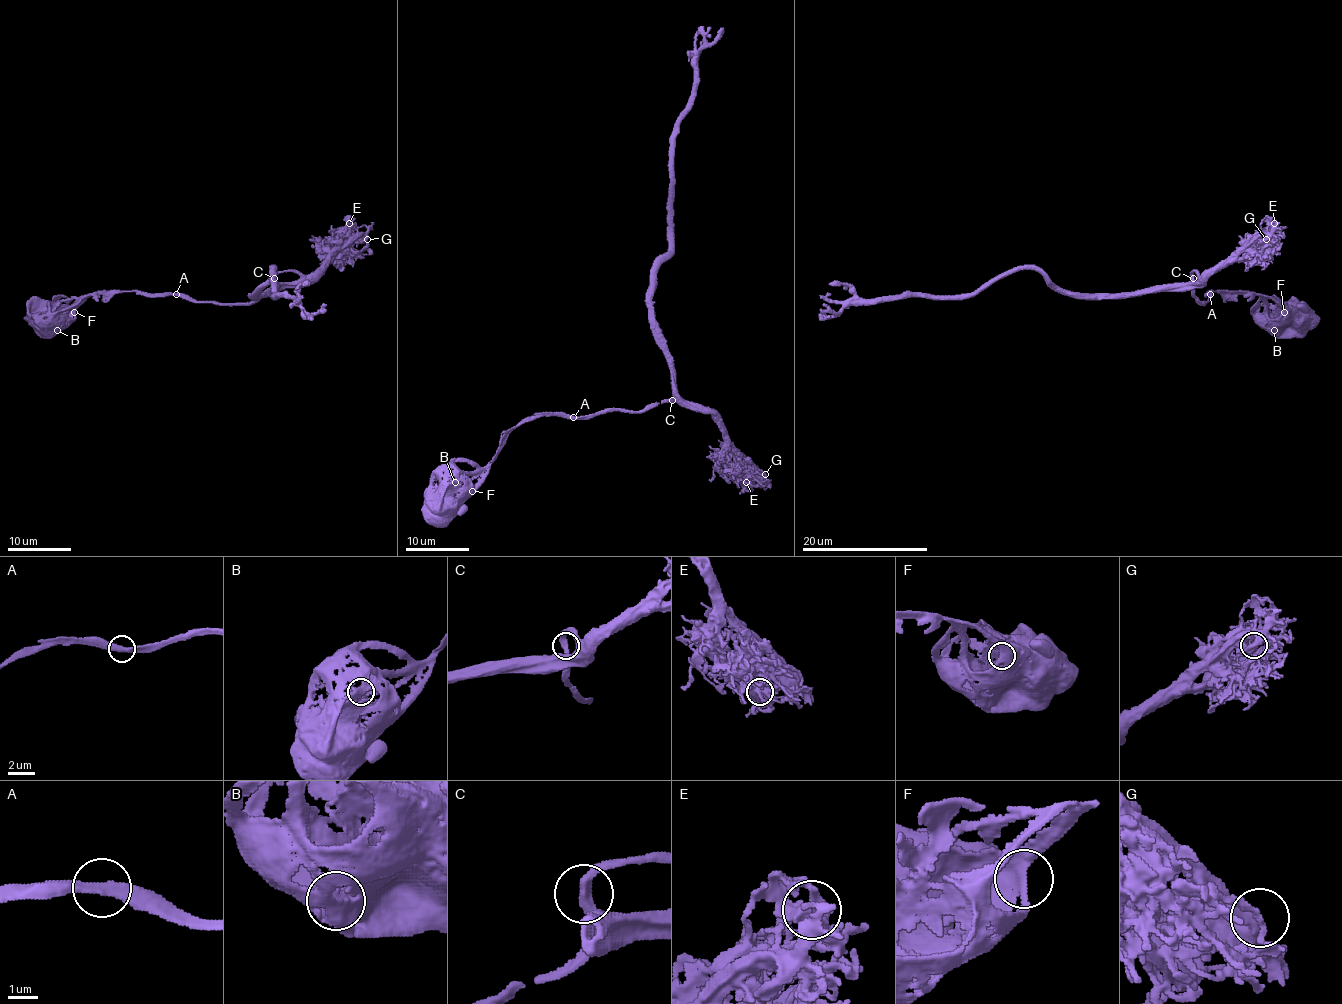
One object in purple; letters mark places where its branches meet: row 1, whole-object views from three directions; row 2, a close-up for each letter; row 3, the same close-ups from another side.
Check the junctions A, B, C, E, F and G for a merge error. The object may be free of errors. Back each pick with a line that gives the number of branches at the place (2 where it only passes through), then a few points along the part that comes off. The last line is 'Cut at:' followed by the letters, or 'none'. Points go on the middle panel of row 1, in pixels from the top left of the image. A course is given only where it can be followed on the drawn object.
Cut at: none

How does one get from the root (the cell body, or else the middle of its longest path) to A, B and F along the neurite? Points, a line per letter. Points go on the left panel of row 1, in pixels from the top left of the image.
A: (43, 318), (52, 308), (62, 308), (70, 301), (90, 294), (111, 291), (175, 294)
B: (43, 318), (57, 330)
F: (43, 318), (60, 318), (74, 312)

